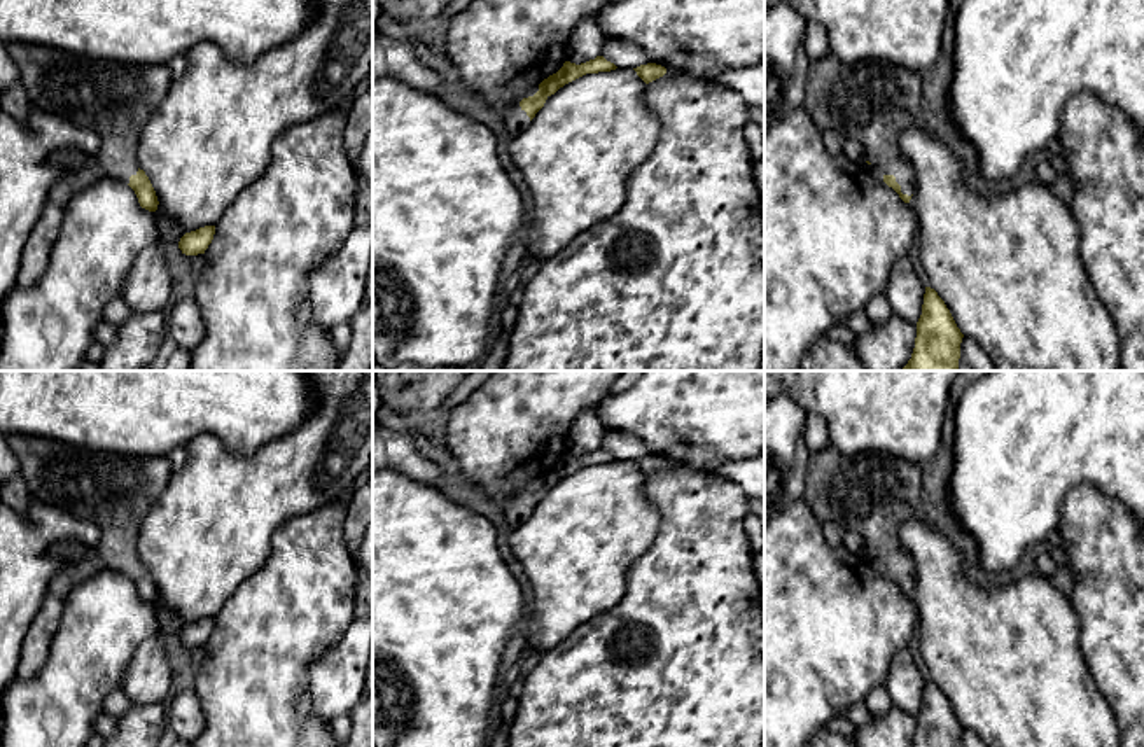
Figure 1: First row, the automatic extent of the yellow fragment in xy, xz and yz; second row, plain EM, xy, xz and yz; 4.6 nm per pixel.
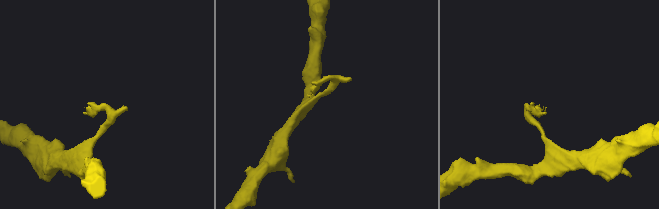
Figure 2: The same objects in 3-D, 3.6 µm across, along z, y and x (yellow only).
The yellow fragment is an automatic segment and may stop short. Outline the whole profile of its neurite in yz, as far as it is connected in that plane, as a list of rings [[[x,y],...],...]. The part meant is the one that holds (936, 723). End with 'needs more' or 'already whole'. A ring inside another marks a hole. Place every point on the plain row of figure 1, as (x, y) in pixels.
[[[925,679],[911,747],[960,747],[964,726],[938,684]]]; already whole

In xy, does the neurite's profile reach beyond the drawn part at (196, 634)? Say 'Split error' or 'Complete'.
Complete

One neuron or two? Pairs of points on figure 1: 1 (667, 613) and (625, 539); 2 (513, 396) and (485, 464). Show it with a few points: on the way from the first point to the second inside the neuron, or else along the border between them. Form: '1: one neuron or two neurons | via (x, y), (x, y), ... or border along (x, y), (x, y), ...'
1: two neurons | border along (660, 525), (655, 541), (630, 567), (621, 599)
2: one neuron | via (513, 413), (513, 427), (504, 436), (502, 446)

